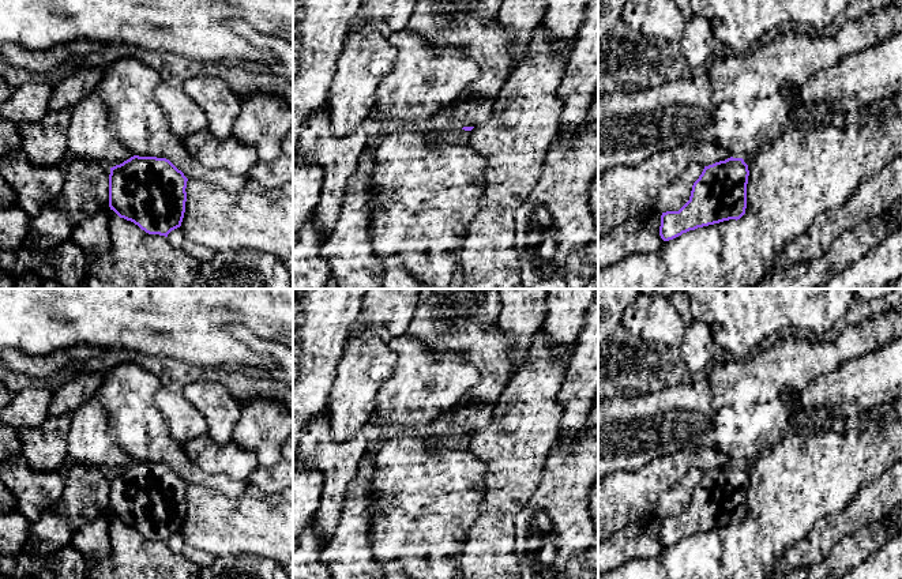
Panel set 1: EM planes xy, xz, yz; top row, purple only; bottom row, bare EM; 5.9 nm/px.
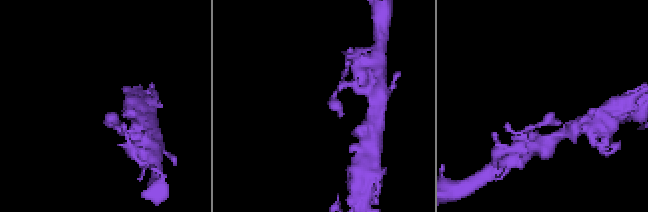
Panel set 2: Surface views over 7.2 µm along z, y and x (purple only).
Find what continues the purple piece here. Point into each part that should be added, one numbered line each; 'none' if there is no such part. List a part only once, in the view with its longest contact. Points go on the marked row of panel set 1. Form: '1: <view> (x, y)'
none

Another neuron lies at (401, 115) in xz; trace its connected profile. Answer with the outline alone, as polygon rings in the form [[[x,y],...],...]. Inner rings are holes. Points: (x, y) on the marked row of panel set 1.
[[[406,27],[388,41],[395,59],[376,89],[372,114],[380,124],[422,127],[478,78],[478,65],[465,50],[436,49]]]

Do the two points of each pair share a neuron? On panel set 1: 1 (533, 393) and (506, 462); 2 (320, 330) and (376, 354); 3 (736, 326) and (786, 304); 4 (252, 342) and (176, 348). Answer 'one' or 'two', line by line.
1: one
2: two
3: one
4: two

